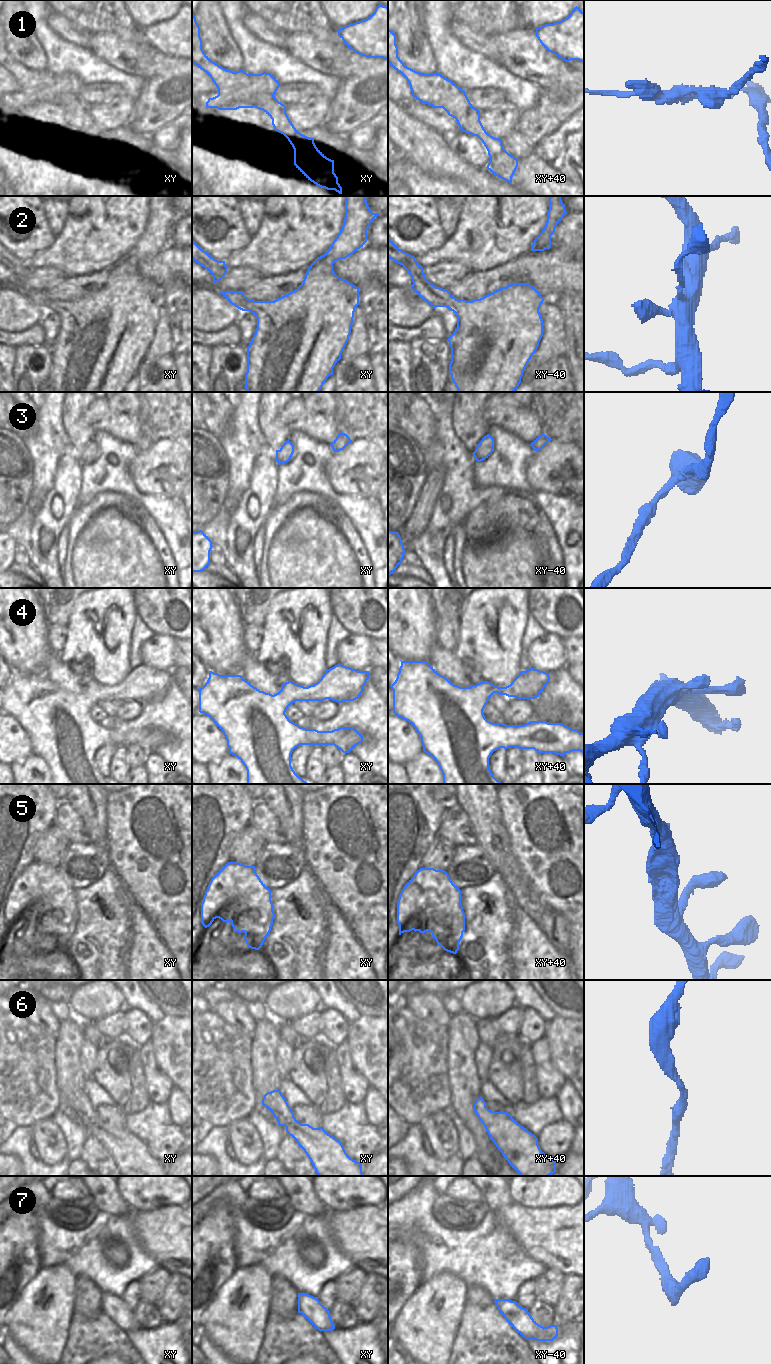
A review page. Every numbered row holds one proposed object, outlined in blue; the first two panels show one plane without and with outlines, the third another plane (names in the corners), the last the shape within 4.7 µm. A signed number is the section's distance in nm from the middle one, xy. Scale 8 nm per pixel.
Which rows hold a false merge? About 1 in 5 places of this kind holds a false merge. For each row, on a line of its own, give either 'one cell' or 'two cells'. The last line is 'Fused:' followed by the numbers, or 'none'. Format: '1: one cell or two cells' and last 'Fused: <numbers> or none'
1: two cells
2: one cell
3: one cell
4: one cell
5: one cell
6: one cell
7: one cell
Fused: 1

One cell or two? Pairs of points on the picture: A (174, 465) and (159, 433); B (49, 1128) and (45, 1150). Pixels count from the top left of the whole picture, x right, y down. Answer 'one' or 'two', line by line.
A: two
B: one

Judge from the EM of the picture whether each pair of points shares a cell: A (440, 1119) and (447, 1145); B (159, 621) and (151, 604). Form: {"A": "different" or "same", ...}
{"A": "same", "B": "same"}

